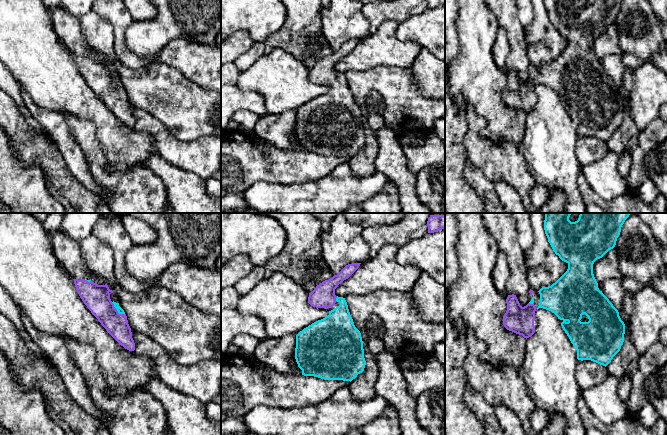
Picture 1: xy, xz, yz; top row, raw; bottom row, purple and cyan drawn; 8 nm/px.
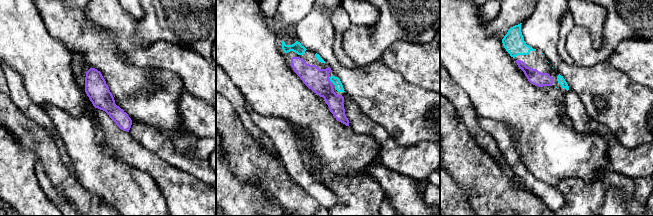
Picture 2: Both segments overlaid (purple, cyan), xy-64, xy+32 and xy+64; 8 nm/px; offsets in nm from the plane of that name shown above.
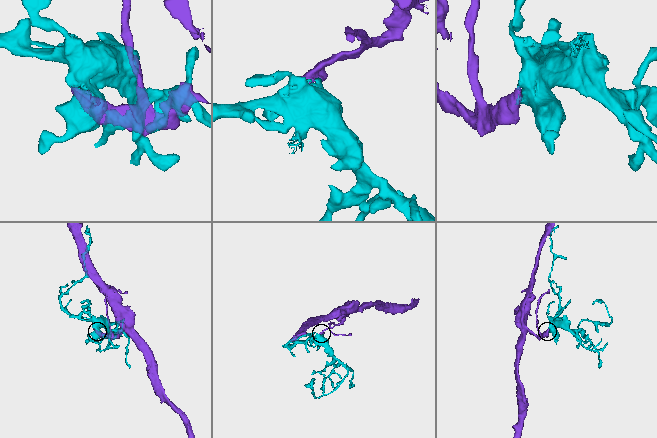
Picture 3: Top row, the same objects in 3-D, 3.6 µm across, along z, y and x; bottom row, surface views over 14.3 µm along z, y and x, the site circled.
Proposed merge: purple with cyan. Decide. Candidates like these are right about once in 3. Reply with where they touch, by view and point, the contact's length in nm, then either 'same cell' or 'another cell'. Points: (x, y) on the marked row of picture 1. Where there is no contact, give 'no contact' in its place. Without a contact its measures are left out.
xy (116, 310) | 150 nm | same cell

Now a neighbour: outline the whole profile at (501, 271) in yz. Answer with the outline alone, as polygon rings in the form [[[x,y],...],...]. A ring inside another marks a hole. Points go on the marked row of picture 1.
[[[499,250],[496,259],[496,265],[493,269],[493,283],[497,291],[507,299],[508,294],[505,289],[509,276],[509,268],[507,259],[502,251]]]

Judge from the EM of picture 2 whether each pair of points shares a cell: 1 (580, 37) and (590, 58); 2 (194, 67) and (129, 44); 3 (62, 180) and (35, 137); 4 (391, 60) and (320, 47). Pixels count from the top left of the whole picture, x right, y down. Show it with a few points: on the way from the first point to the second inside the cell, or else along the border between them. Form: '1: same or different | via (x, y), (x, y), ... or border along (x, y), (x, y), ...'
1: same | via (580, 42), (580, 48), (585, 53)
2: same | via (178, 59), (167, 55), (145, 55)
3: same | via (55, 169), (45, 148)
4: different | border along (379, 61), (401, 74)

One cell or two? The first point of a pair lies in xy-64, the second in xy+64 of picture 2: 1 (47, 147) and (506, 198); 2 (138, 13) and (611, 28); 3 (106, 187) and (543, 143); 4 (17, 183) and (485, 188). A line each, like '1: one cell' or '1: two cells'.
1: one cell
2: two cells
3: two cells
4: two cells

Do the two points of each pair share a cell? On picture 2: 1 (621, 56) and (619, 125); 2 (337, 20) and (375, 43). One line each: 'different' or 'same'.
1: different
2: different

